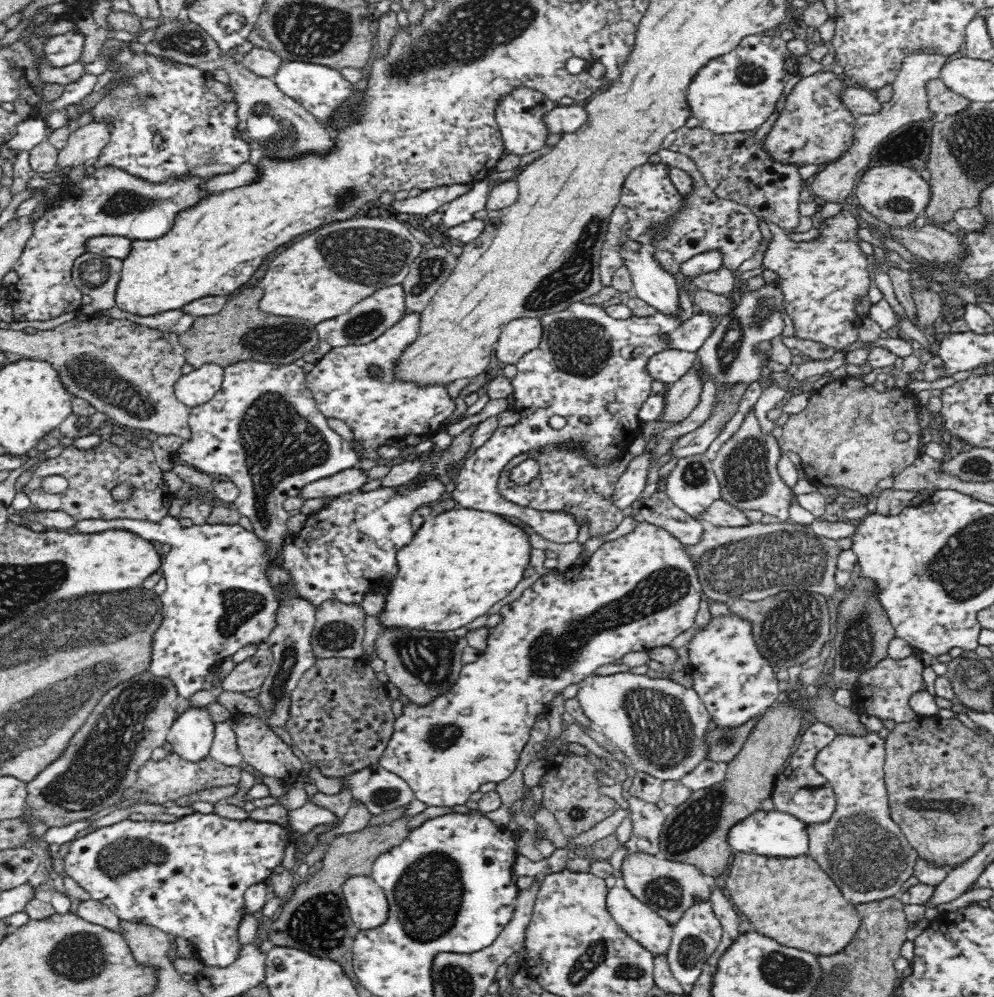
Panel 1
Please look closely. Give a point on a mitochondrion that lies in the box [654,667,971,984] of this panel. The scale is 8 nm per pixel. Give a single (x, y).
(866, 855)

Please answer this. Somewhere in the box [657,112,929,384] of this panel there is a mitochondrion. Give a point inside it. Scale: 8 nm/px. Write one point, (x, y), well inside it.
(729, 344)

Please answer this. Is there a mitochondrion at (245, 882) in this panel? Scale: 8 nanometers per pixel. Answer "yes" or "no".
no

